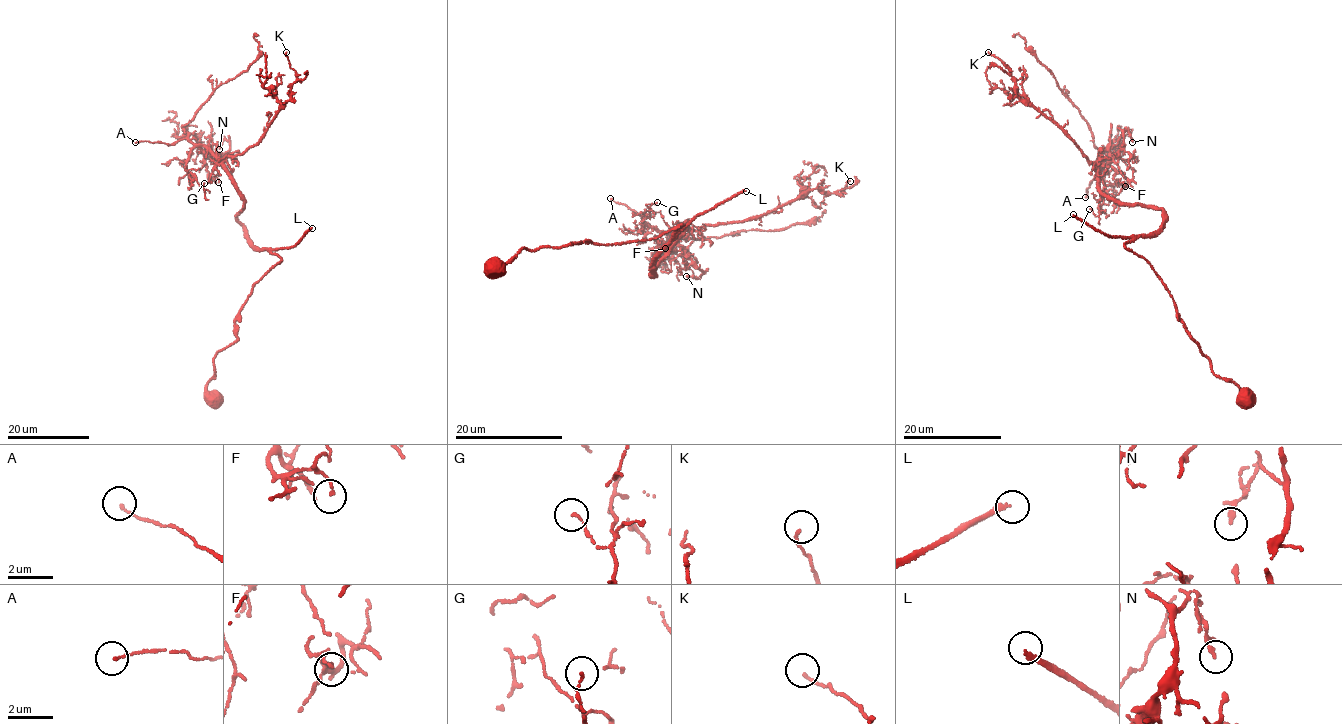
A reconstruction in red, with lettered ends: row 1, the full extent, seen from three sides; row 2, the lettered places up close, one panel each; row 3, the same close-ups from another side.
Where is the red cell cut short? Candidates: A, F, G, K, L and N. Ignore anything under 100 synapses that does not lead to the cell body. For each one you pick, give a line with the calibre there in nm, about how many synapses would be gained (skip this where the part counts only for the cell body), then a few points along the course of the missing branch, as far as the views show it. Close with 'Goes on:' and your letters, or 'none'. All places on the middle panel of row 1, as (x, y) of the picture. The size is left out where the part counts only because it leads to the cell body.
L: 200 nm | 170 syn
Goes on: L

